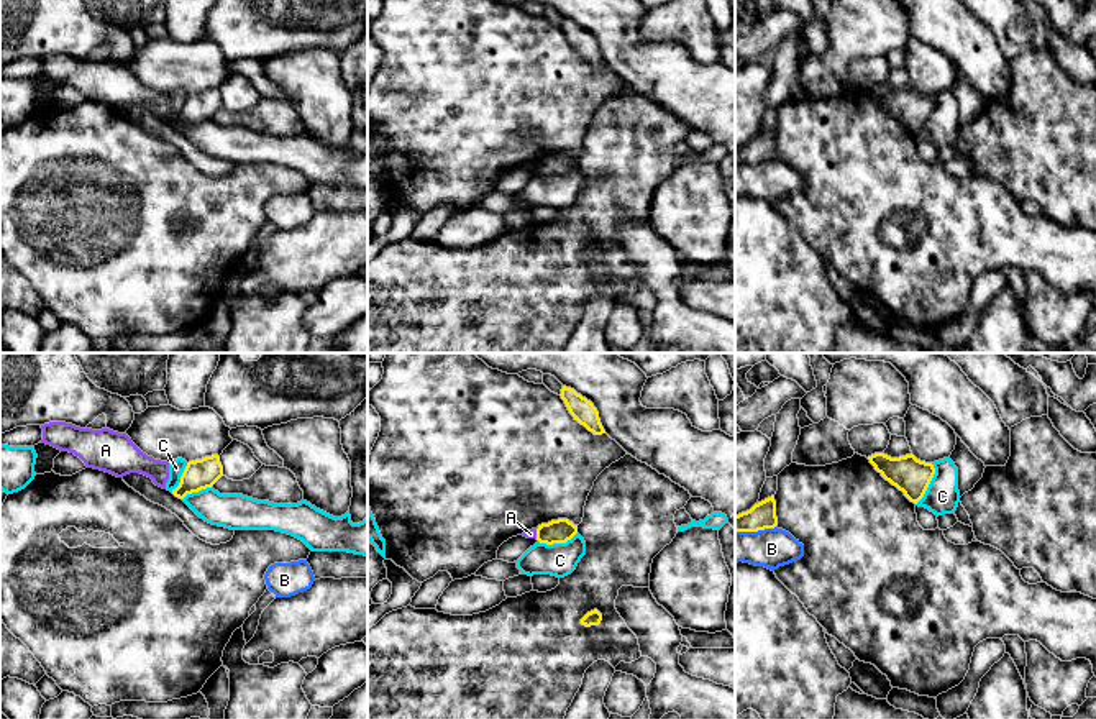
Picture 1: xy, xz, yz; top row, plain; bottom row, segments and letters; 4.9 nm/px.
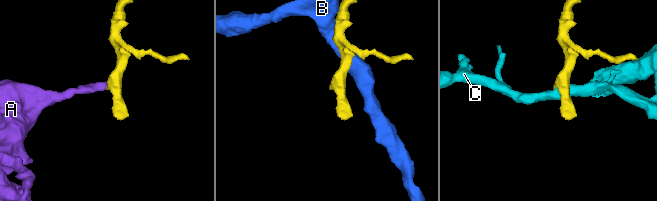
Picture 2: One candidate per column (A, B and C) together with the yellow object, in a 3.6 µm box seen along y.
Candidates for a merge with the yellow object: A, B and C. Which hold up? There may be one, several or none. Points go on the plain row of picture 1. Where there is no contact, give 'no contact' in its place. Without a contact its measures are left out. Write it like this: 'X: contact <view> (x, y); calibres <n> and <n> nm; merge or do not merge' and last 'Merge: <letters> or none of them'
A: contact xz (537, 166); calibres 120 and 50 nm; do not merge
B: contact yz (755, 163); calibres 130 and 190 nm; do not merge
C: contact yz (929, 115); calibres 180 and 170 nm; do not merge
Merge: none of them

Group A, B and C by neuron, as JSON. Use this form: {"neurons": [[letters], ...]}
{"neurons": [["A"], ["B"], ["C"]]}

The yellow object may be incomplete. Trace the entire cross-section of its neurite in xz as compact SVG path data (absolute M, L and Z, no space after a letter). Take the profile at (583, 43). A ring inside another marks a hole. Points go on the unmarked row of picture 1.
M563 18L559 28L564 33L569 46L574 49L574 53L578 53L594 67L605 66L599 51L599 44L591 33L587 33L586 30L578 26L574 21L566 20L566 18Z

